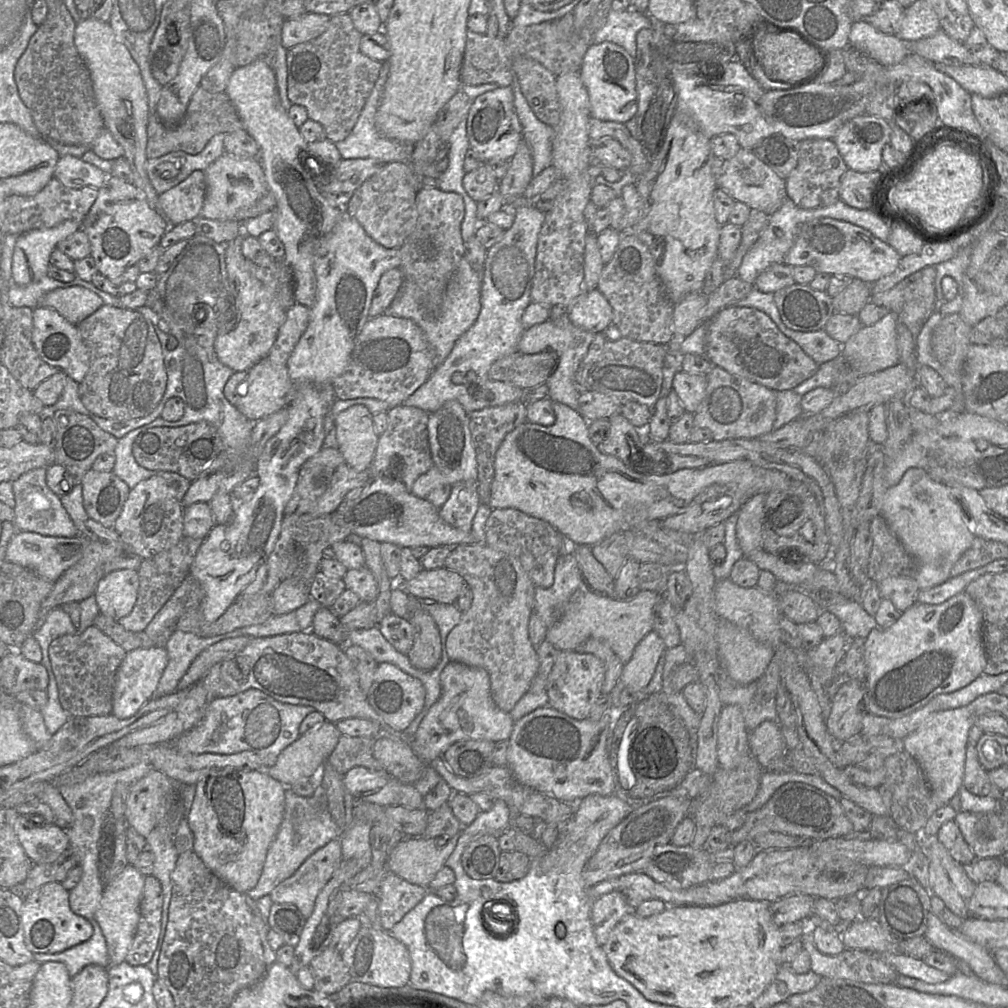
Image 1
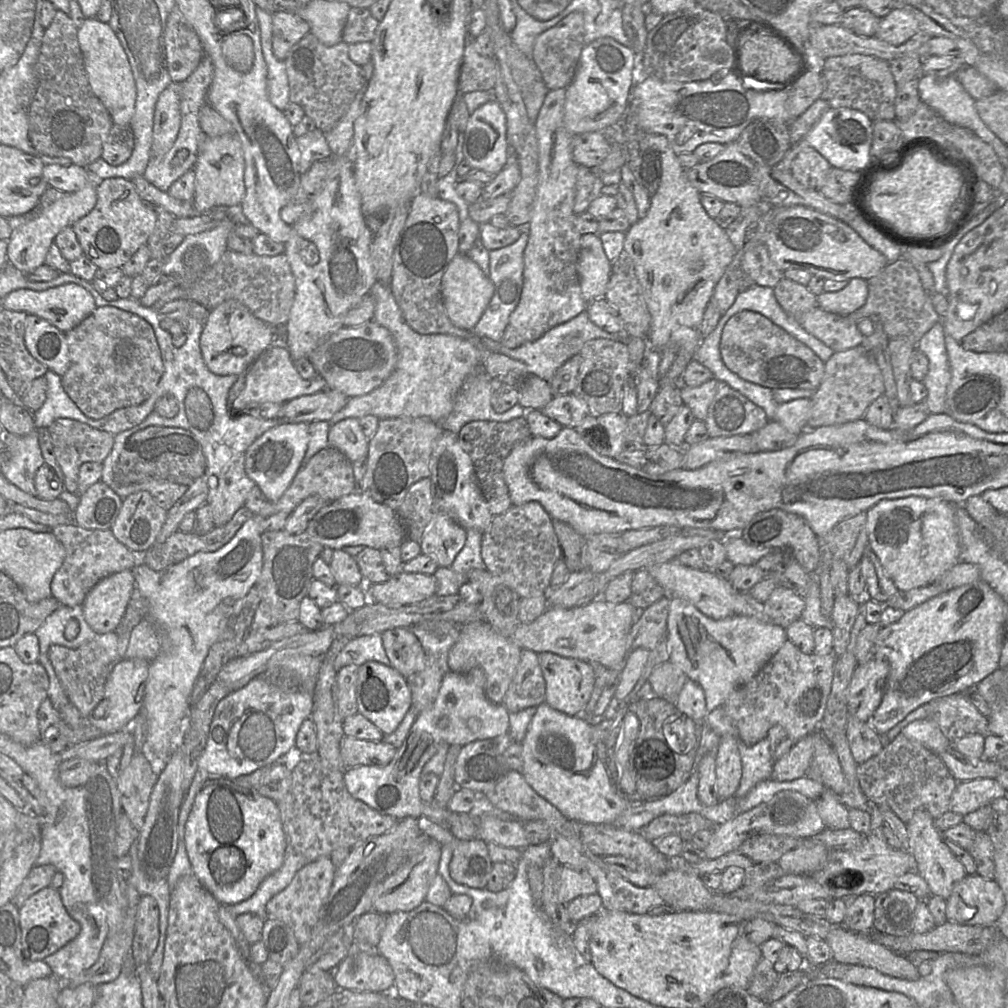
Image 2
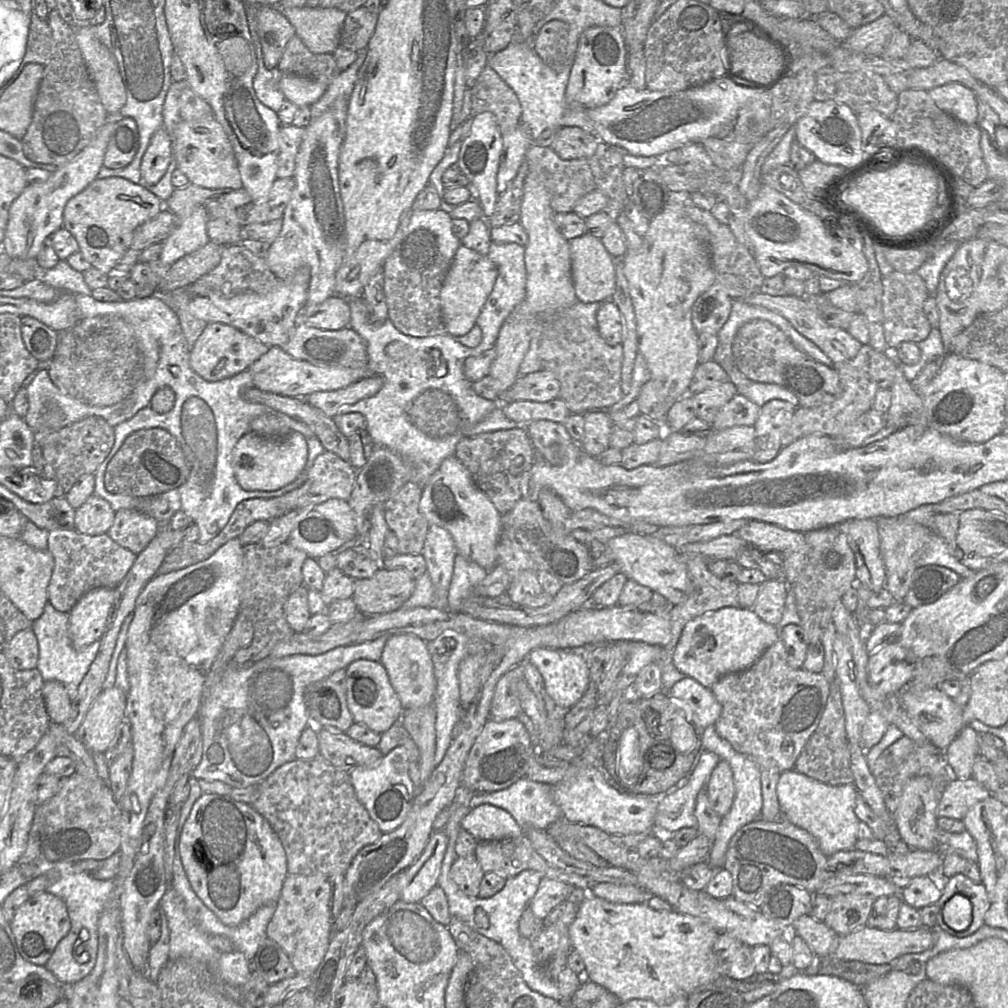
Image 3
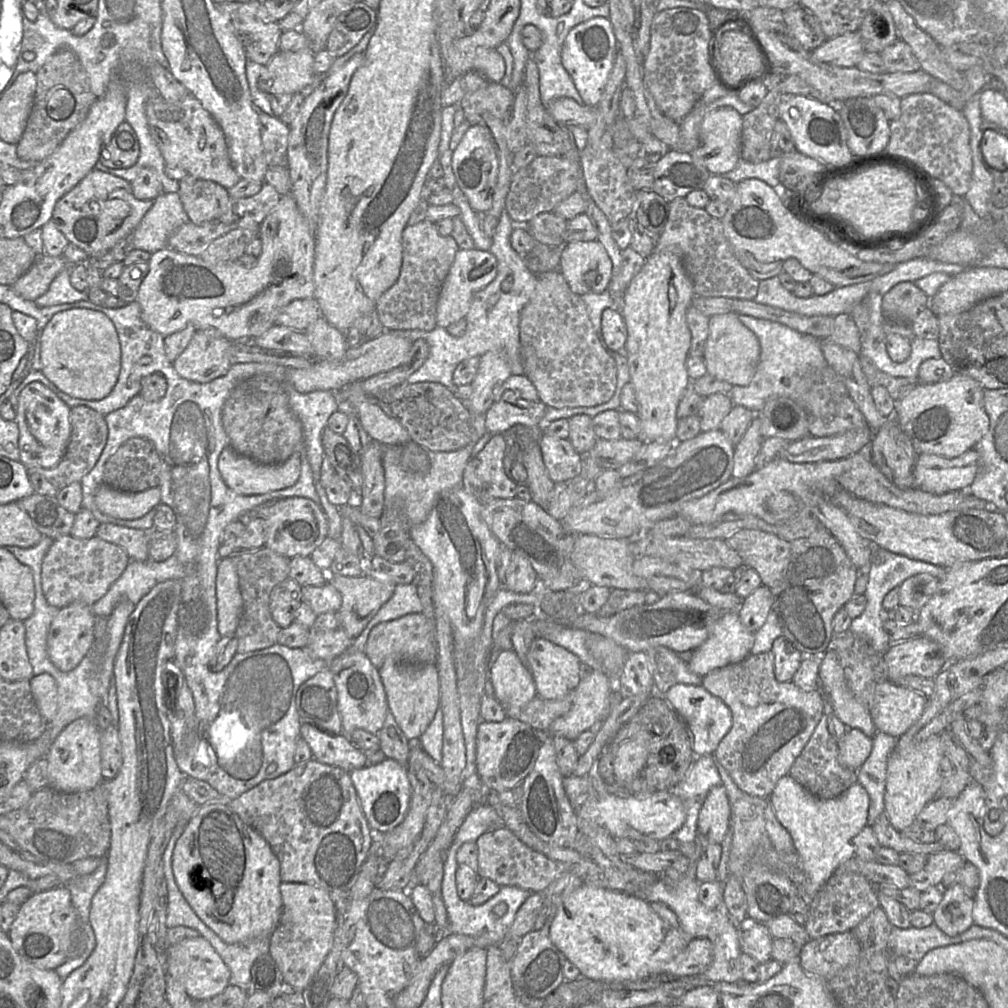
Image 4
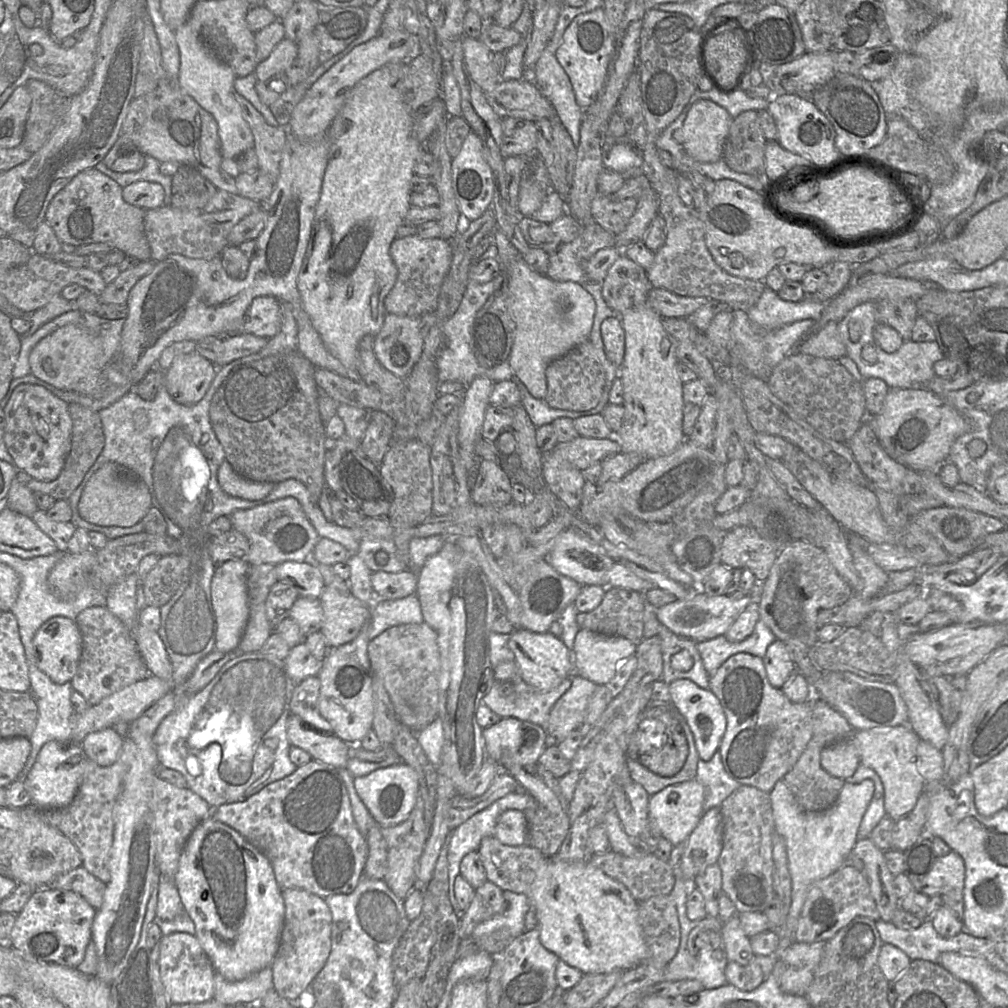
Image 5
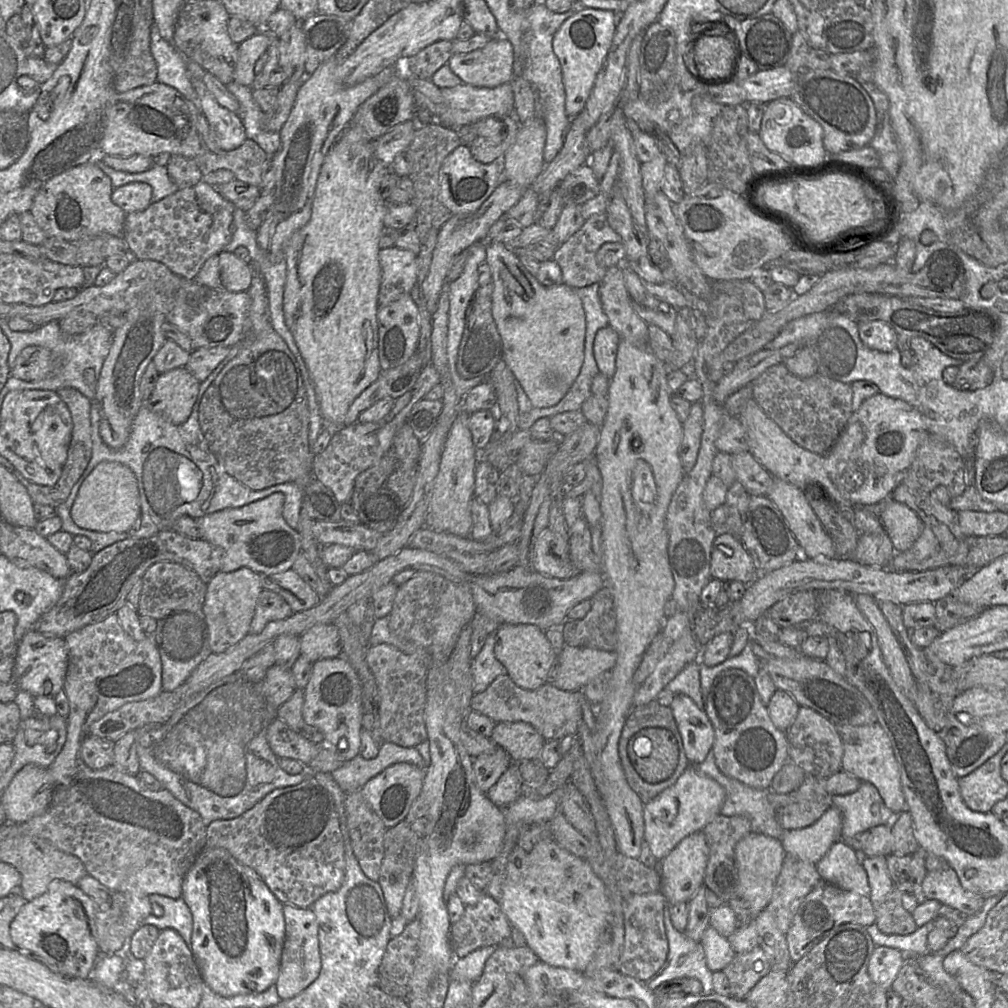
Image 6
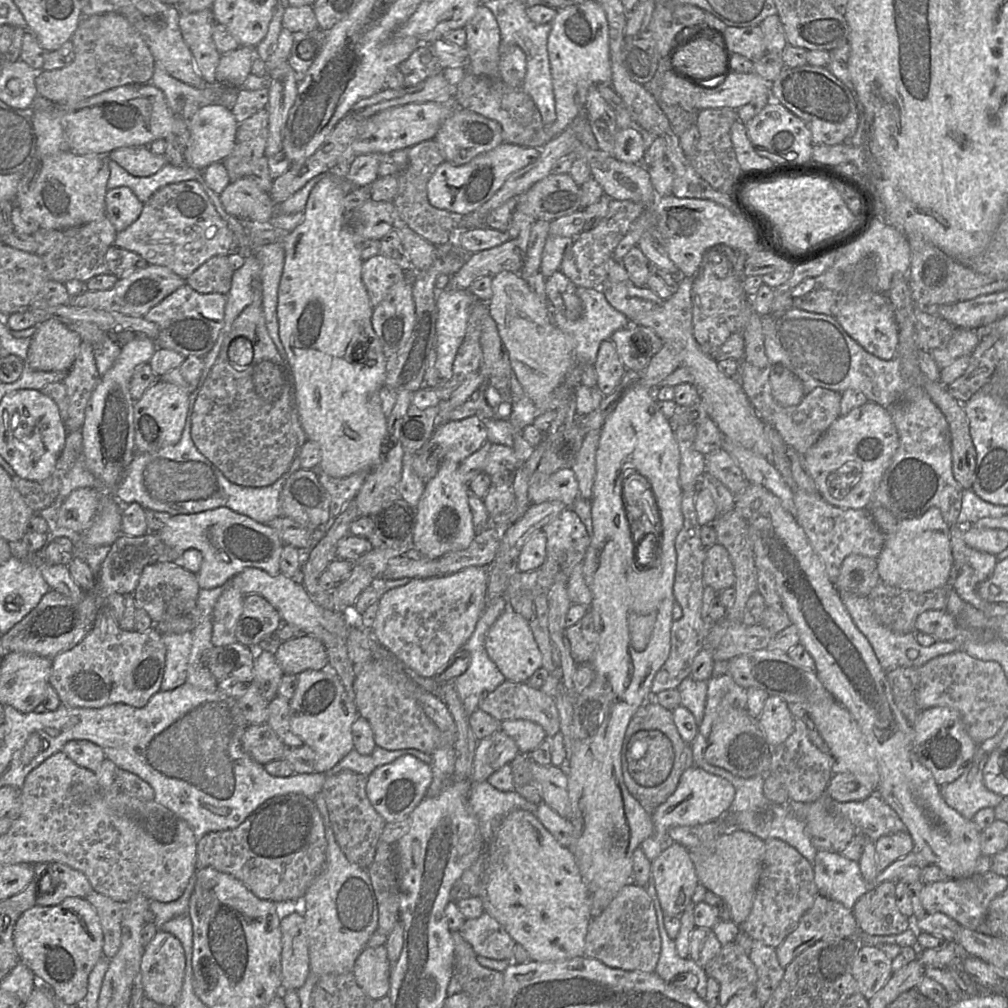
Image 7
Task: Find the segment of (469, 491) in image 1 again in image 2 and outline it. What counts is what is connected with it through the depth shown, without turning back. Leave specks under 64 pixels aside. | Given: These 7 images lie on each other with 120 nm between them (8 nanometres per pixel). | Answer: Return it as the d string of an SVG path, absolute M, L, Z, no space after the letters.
M438 511L425 528L420 541L421 554L430 557L439 567L451 567L466 537L465 528L445 512Z

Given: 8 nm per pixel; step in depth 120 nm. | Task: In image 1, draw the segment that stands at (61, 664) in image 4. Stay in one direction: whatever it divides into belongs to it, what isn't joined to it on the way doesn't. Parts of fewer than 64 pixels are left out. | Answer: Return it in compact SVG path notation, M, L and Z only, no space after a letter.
M120 569L107 573L94 593L99 613L119 621L134 608L139 587L138 571Z

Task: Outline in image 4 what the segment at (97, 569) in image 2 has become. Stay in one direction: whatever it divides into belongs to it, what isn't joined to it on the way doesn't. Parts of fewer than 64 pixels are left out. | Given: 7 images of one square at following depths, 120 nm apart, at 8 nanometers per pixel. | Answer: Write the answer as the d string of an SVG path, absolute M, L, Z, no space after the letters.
M70 534L60 536L53 540L43 559L43 594L48 604L59 609L76 602L92 605L106 594L130 562L131 559L122 548L99 537L78 539Z

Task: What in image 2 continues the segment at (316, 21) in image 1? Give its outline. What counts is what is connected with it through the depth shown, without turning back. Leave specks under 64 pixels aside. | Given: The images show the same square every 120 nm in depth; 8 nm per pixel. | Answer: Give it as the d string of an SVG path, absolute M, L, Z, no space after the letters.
M285 10L272 14L272 49L278 59L285 60L291 47L309 33L309 24L298 14Z

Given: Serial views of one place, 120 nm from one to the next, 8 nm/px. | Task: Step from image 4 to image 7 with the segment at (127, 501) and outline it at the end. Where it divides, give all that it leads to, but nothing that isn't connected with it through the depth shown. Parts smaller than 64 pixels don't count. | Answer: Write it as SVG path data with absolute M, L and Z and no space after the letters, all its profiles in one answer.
M79 488L72 492L61 505L57 525L75 532L87 530L96 515L99 491L95 488Z

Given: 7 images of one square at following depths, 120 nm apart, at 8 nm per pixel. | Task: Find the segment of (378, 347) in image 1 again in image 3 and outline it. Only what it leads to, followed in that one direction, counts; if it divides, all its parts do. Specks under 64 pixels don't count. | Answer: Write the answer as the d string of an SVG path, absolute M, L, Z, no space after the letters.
M295 322L291 338L282 348L291 357L322 367L367 367L369 358L365 340L351 327L323 330Z

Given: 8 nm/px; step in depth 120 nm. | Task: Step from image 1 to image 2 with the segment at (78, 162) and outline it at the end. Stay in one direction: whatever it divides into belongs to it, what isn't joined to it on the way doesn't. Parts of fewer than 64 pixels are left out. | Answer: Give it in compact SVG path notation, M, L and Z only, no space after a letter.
M54 163L44 166L43 177L49 187L71 193L82 189L89 182L89 170L75 164L64 166Z

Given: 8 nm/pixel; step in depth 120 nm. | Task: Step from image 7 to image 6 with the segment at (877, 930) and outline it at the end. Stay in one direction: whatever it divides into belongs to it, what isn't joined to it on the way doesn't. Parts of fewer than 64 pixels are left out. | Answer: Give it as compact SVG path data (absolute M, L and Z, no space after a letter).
M896 885L882 903L874 907L874 912L876 917L874 924L884 934L909 935L918 928L912 915L903 908Z

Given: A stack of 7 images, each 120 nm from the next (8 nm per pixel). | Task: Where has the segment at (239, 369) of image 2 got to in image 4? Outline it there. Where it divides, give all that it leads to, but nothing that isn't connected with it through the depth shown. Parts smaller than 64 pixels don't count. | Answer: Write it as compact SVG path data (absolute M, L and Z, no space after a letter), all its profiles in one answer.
M214 329L197 330L173 366L184 379L200 384L212 382L231 368L233 342Z

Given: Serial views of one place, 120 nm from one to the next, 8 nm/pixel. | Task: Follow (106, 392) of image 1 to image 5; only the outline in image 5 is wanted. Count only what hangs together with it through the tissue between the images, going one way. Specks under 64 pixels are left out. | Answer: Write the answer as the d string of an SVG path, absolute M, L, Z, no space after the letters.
M75 325L60 327L42 338L29 355L31 374L55 388L100 398L106 389L104 357L99 339Z

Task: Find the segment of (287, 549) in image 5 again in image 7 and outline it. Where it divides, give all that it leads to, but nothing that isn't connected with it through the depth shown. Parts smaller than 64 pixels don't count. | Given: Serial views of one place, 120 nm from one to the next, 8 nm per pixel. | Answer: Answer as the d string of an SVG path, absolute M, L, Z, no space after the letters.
M226 507L195 514L174 515L155 533L167 546L165 556L177 558L186 549L201 552L202 563L195 574L200 589L224 586L246 568L258 568L271 576L280 573L280 556L284 542L279 534L267 524Z

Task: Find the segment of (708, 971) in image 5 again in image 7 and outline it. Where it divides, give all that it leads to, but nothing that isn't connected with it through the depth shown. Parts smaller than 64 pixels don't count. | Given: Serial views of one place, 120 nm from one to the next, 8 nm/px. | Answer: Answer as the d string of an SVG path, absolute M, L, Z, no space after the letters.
M652 875L648 885L646 886L646 891L654 904L658 929L661 937L661 952L655 973L666 982L670 982L674 977L679 975L679 973L691 972L695 974L698 978L698 985L695 992L701 999L705 1000L707 994L707 973L703 967L699 966L691 958L681 958L678 955L675 941L669 937L664 926L665 915L660 906Z

